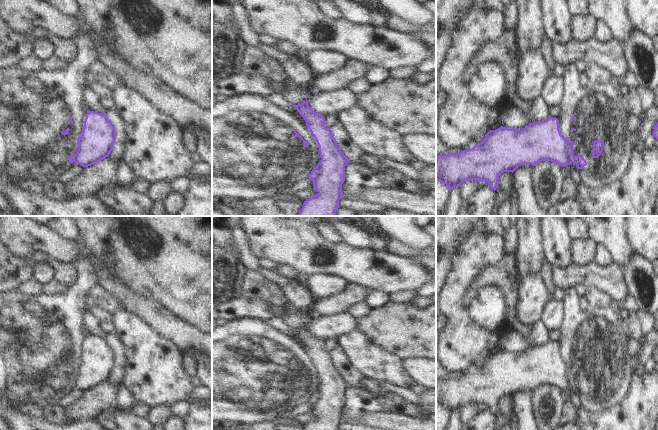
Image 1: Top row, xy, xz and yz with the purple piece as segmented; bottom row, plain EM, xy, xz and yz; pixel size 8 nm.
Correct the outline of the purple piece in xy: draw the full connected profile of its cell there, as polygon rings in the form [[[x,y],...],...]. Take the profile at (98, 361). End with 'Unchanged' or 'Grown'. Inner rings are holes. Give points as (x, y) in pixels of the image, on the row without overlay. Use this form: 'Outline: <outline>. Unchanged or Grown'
Outline: [[[89,335],[86,338],[82,359],[77,362],[78,374],[75,379],[69,380],[69,387],[78,387],[83,391],[91,390],[111,377],[116,364],[116,355],[106,338]]]. Unchanged.

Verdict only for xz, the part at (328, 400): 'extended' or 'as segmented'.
as segmented

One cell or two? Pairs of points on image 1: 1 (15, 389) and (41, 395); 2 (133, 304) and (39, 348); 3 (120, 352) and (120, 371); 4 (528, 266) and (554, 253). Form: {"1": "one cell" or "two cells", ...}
{"1": "two cells", "2": "two cells", "3": "one cell", "4": "two cells"}

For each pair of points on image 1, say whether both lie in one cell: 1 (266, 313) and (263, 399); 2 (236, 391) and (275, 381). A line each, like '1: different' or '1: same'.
1: different
2: same

